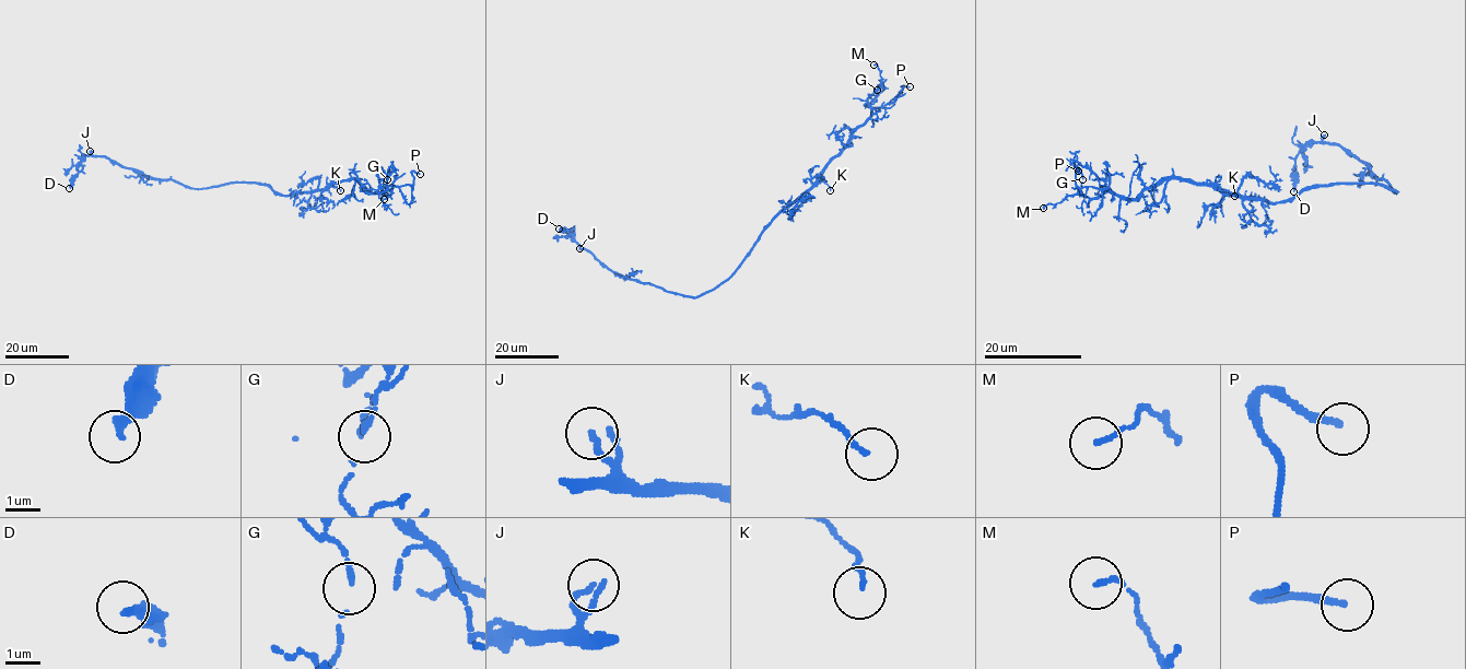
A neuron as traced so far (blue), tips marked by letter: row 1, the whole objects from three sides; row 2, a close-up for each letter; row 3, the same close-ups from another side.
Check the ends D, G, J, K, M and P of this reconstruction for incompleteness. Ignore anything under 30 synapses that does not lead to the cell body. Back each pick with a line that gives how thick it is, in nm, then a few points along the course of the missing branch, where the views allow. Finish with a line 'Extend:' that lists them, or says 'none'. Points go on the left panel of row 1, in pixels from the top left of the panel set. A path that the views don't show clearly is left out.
P: calibre 190 nm
Extend: P

